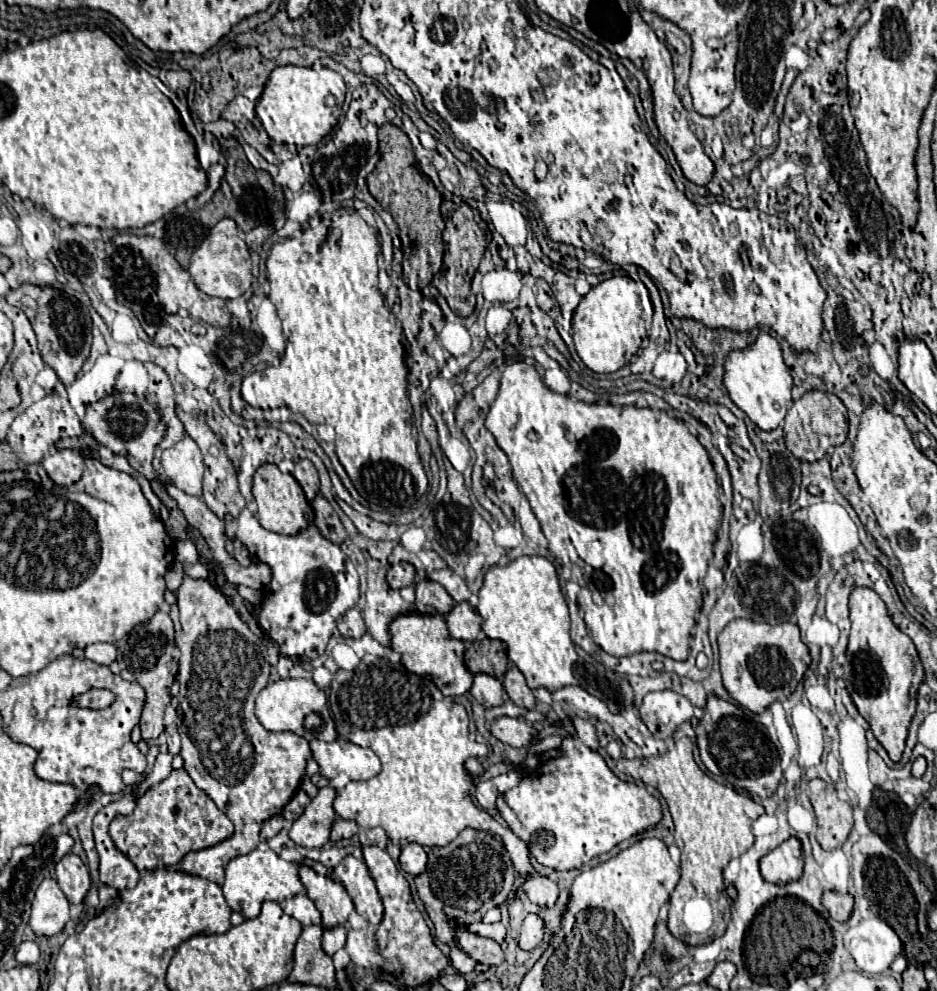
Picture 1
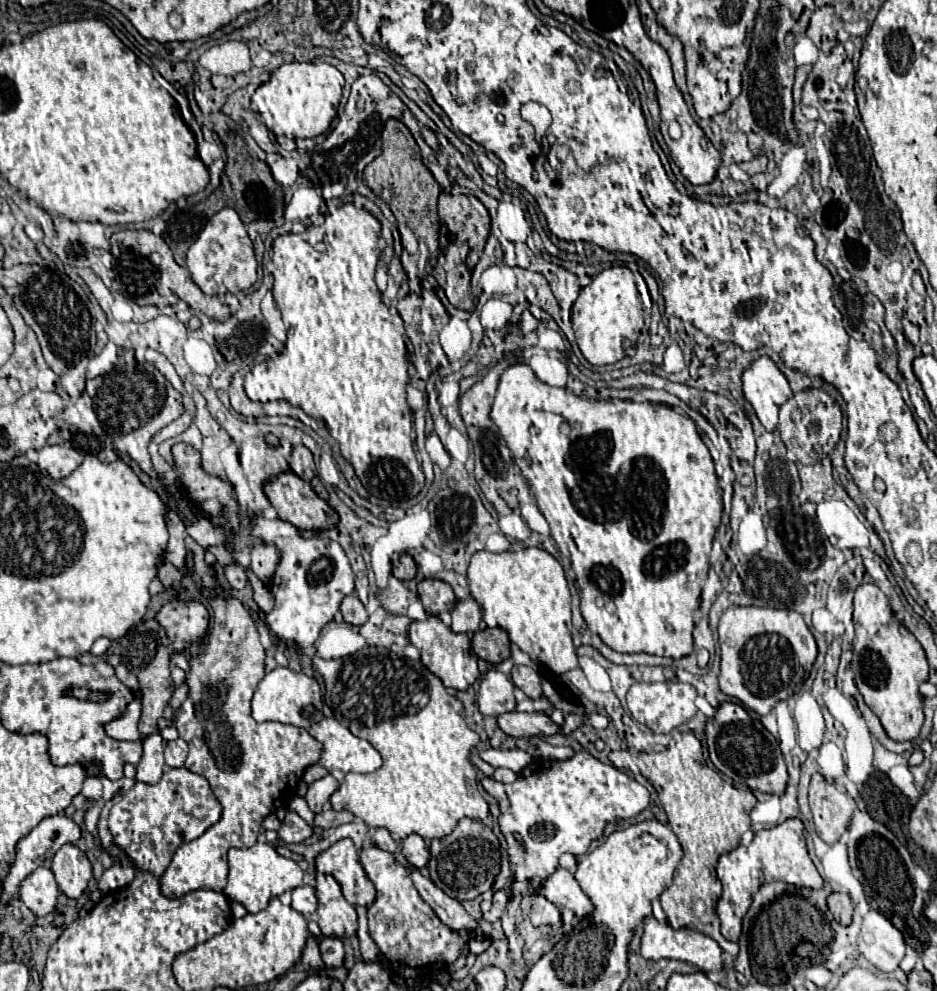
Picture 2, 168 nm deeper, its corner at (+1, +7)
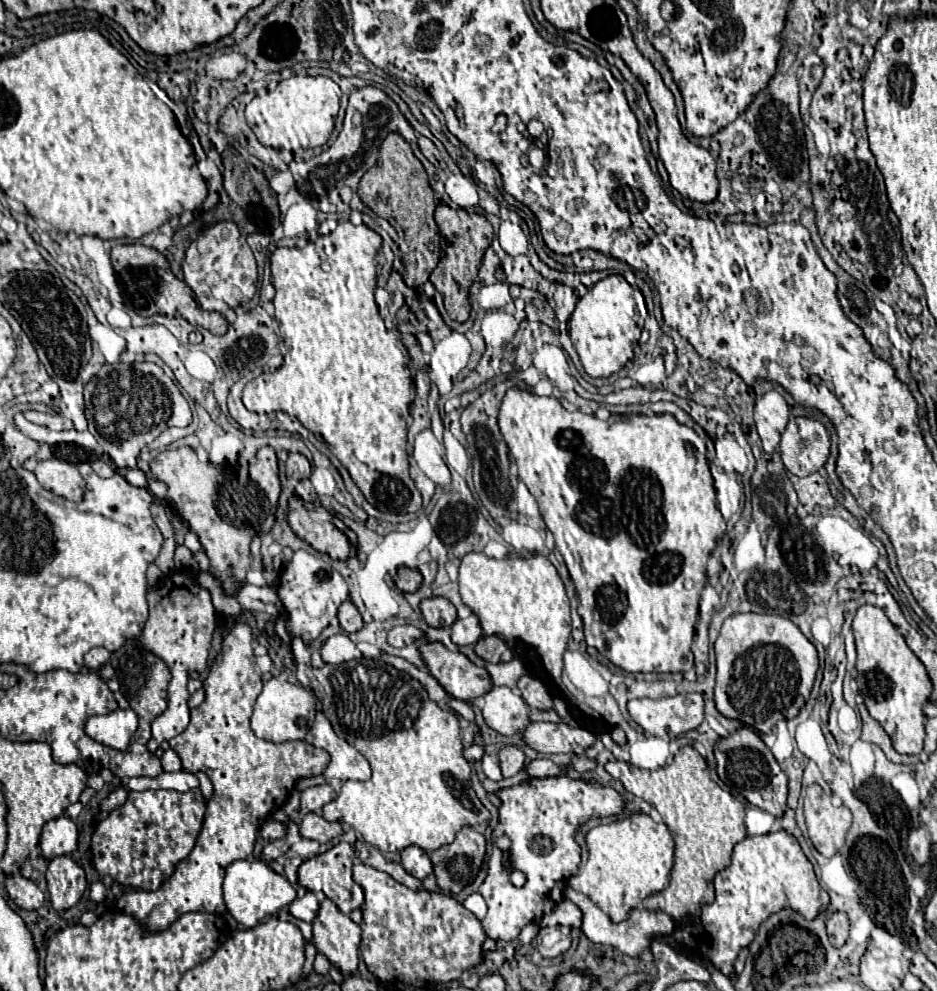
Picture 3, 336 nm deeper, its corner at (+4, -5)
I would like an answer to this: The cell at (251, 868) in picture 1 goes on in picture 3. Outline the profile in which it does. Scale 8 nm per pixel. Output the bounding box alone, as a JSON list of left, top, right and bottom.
[224,860,296,928]

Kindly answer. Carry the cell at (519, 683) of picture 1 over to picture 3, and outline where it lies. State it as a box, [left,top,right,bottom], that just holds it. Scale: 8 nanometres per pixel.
[518,676,552,710]

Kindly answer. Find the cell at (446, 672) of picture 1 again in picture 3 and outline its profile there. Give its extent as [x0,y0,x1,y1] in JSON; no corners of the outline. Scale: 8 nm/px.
[420,642,490,700]

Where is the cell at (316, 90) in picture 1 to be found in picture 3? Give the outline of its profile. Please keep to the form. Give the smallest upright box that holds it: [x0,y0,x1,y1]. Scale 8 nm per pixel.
[246,76,340,151]

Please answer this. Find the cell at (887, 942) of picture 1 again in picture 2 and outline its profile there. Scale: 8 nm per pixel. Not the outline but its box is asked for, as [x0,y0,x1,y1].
[859,910,905,972]

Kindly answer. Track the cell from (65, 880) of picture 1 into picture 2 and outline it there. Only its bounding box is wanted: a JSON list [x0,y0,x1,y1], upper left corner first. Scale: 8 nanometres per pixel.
[51,844,93,898]

